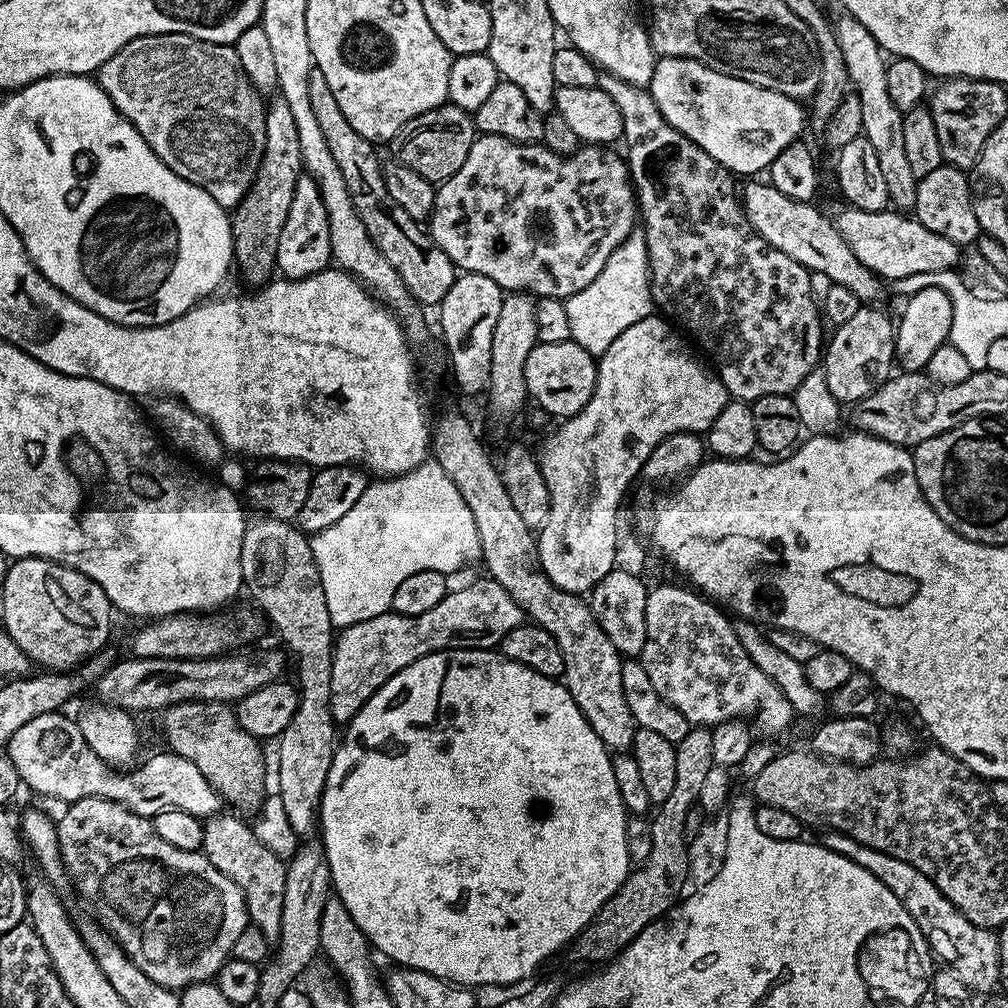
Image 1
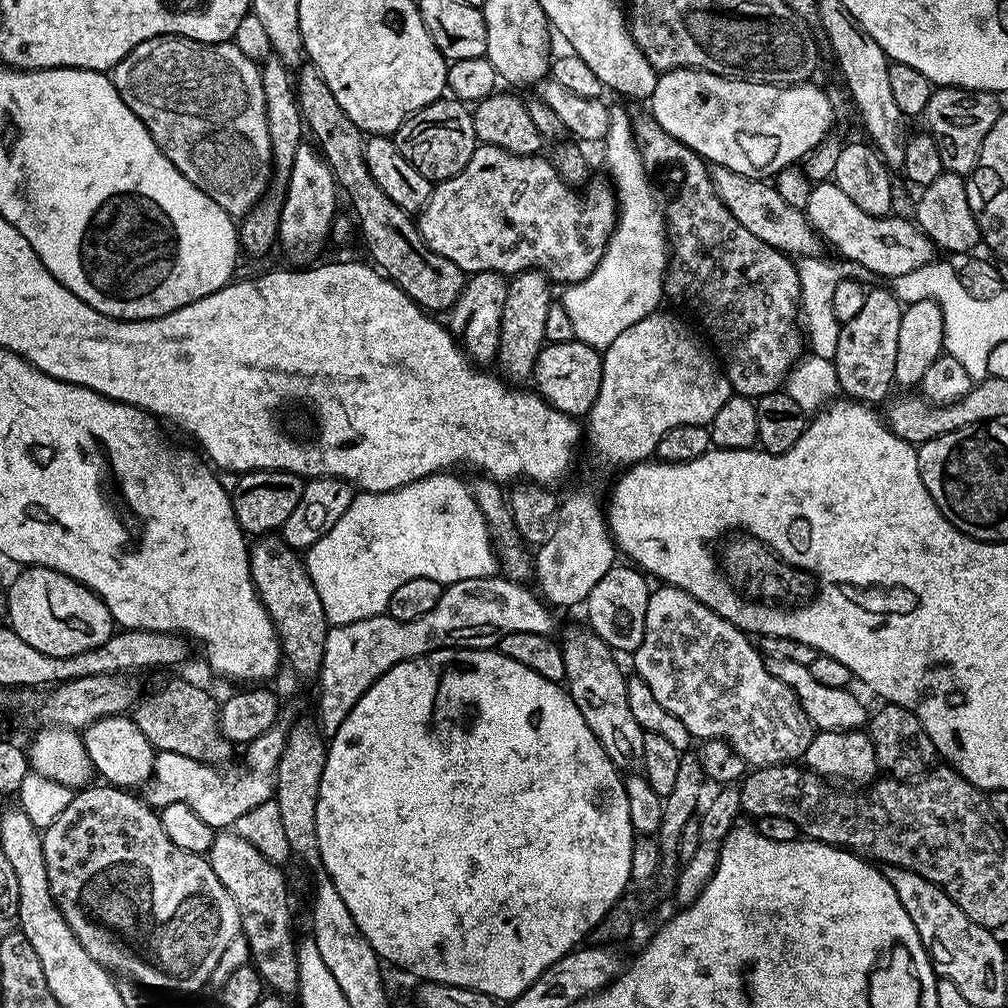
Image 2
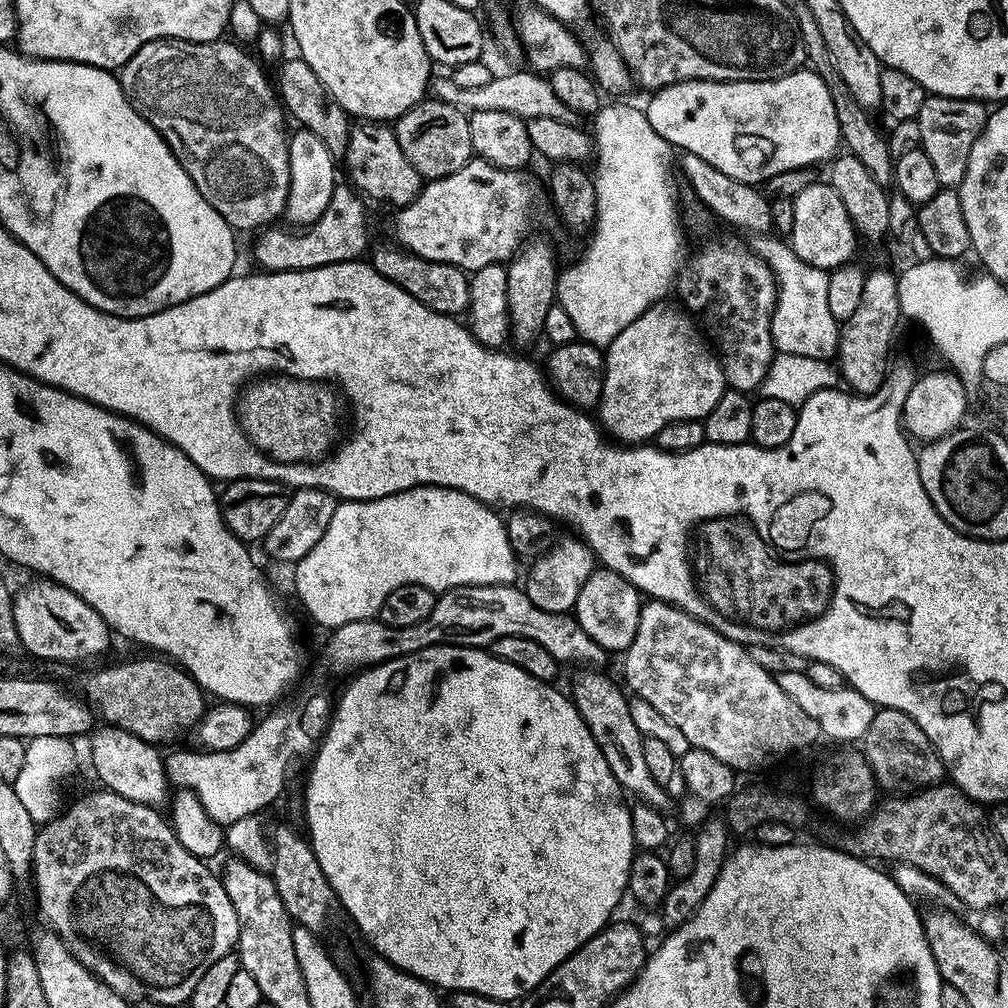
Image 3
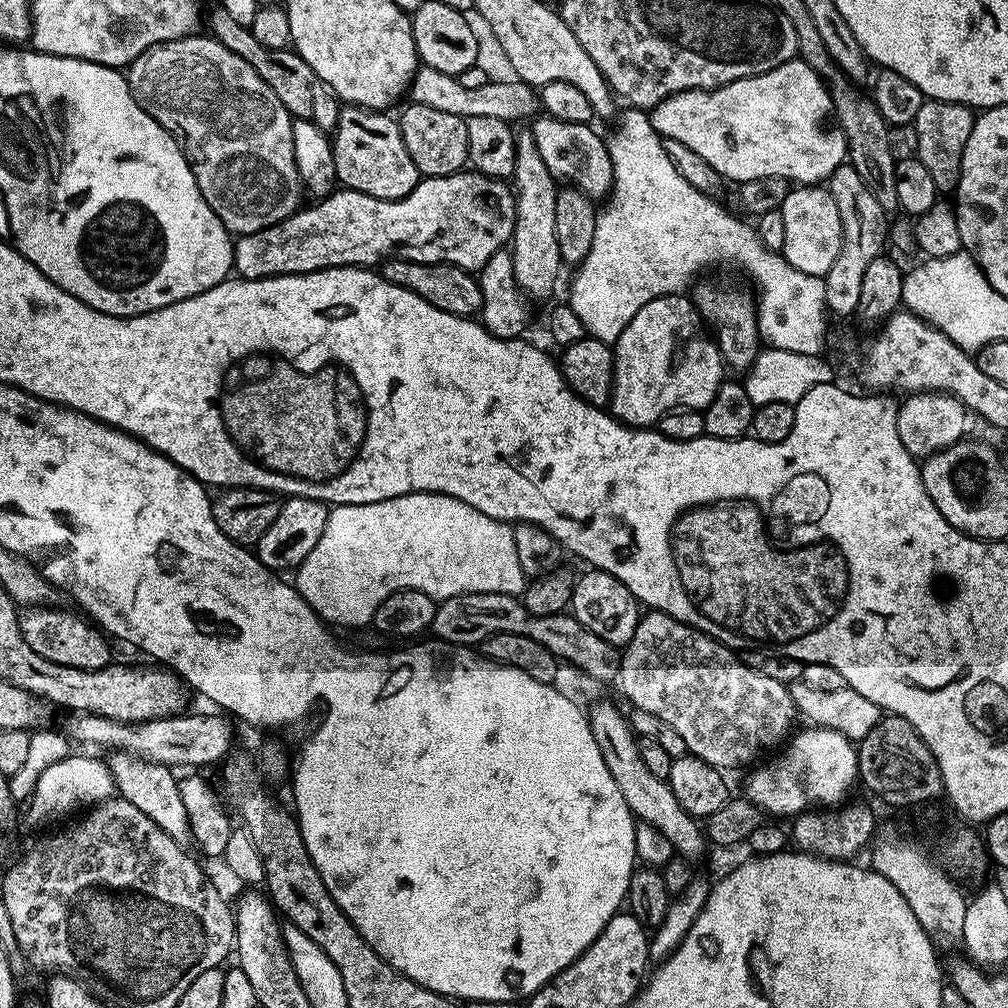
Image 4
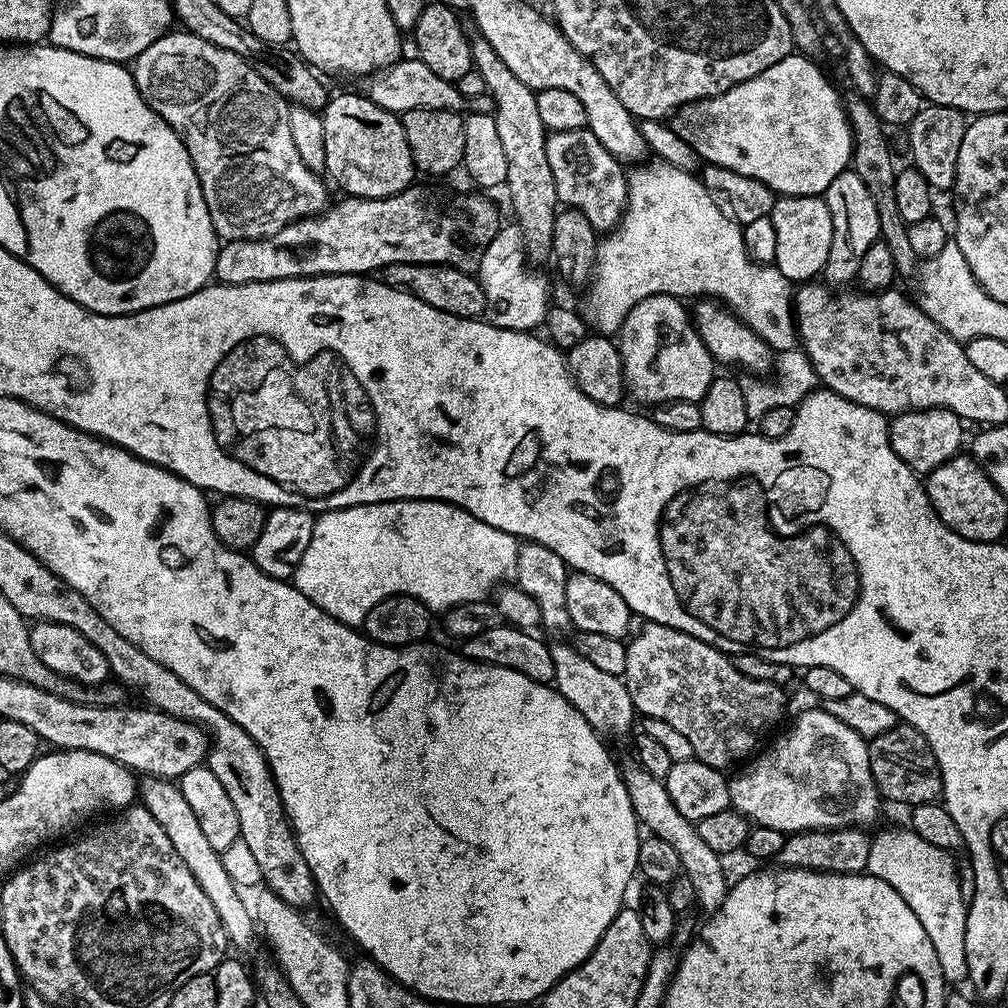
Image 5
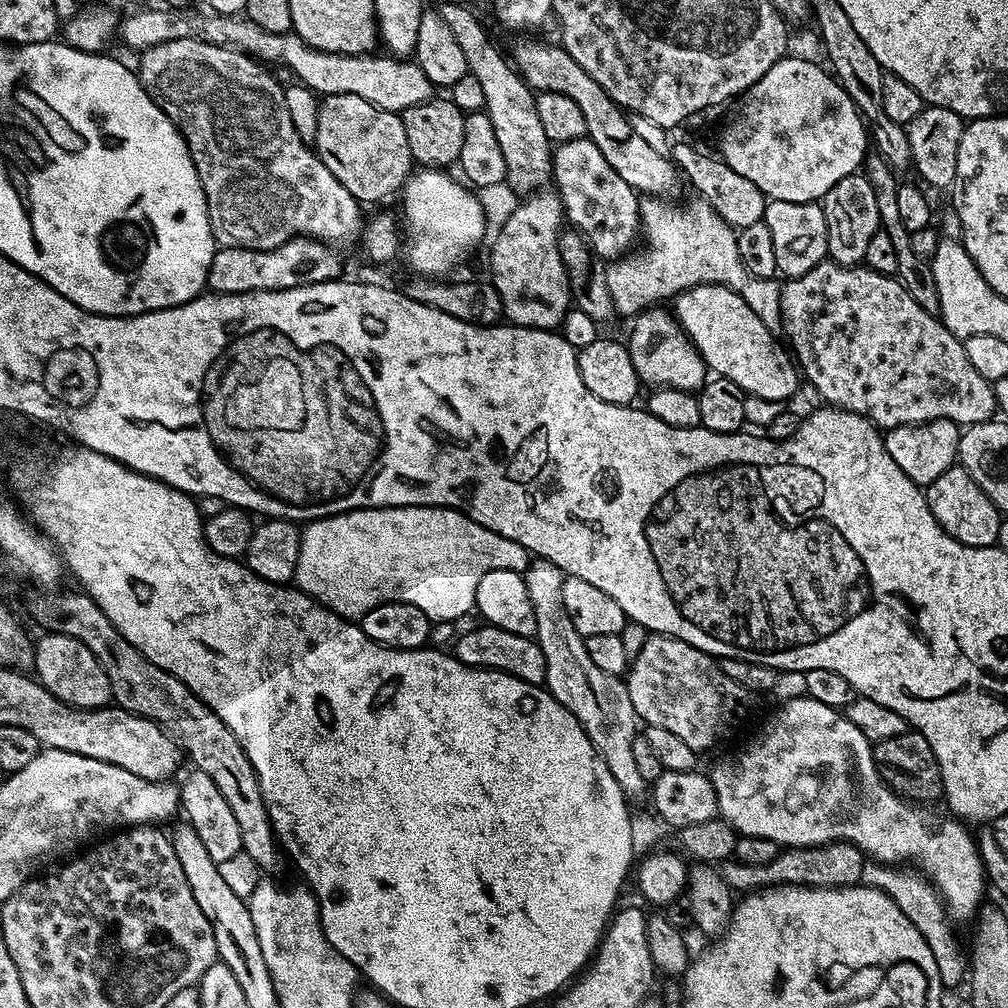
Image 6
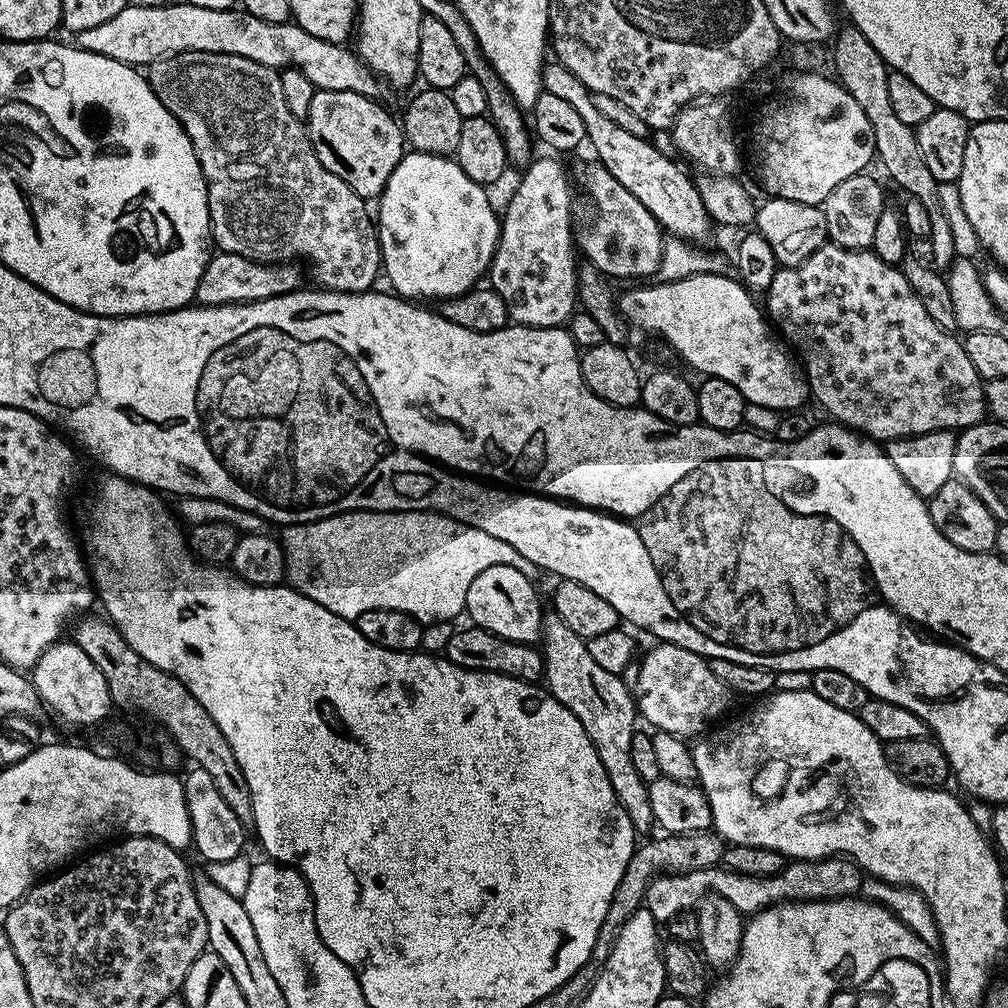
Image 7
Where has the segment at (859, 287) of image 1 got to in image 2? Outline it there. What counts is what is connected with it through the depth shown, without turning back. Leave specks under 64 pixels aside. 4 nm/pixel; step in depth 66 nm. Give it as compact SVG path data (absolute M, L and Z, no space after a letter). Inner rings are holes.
M719 166L713 167L710 175L716 197L726 206L726 210L730 210L730 214L734 214L734 218L738 218L742 226L746 226L746 230L750 230L750 234L754 234L754 238L762 238L762 242L772 248L796 258L817 255L818 236L808 223L805 213L785 202L782 194L778 194L771 183L751 180L749 176Z

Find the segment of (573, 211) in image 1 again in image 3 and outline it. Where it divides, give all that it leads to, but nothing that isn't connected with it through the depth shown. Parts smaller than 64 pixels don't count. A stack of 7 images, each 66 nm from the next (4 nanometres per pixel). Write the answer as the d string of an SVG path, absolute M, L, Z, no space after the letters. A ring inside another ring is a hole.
M473 158L462 170L437 180L427 181L414 202L403 205L396 216L396 236L399 247L434 262L446 262L471 274L482 266L504 264L512 259L529 235L528 223L532 220L532 203L536 188L527 171L518 168L499 168L490 162Z

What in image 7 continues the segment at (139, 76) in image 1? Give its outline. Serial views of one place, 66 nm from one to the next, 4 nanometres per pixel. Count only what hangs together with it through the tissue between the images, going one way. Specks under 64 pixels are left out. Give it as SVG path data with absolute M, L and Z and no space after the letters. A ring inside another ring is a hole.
M183 52L159 60L146 75L162 106L178 118L194 146L208 184L211 239L219 251L242 254L259 264L292 262L300 258L296 256L305 256L312 263L313 278L324 290L367 292L375 285L382 272L380 238L370 212L368 216L365 197L354 194L338 174L330 174L318 162L305 121L290 114L286 106L277 69L234 54Z

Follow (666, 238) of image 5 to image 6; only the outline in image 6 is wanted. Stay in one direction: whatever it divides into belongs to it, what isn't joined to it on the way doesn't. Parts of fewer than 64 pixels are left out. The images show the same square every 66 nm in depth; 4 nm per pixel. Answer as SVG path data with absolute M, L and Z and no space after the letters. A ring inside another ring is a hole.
M644 198L640 202L640 227L642 240L648 245L641 252L633 251L607 265L606 282L610 282L610 298L614 298L614 306L621 317L635 317L644 311L659 305L664 300L675 298L682 292L699 284L721 284L734 290L762 318L762 322L771 332L779 333L782 328L780 318L781 285L775 279L753 278L742 266L742 258L738 258L737 229L730 227L704 200L692 198L689 204L668 204L664 198Z

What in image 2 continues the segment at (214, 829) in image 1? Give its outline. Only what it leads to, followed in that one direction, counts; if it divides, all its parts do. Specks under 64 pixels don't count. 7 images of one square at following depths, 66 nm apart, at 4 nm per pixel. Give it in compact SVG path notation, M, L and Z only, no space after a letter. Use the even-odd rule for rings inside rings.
M220 830L213 835L206 859L214 874L218 874L218 882L222 882L226 890L230 890L230 898L234 898L238 906L240 931L250 946L252 967L258 970L265 985L273 993L285 998L291 997L298 989L298 958L296 957L298 944L295 939L292 941L292 908L288 905L288 886L284 882L283 874L280 873L281 869L267 860L246 838L240 837L233 830Z

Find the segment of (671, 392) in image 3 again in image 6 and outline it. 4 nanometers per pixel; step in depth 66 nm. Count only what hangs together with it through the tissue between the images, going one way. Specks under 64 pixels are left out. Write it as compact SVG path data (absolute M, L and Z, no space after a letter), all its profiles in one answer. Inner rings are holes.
M664 306L645 308L631 321L632 333L626 337L628 353L634 362L641 385L658 388L677 388L683 392L695 393L704 387L710 370L700 357L694 342L684 333L684 328L671 311Z

